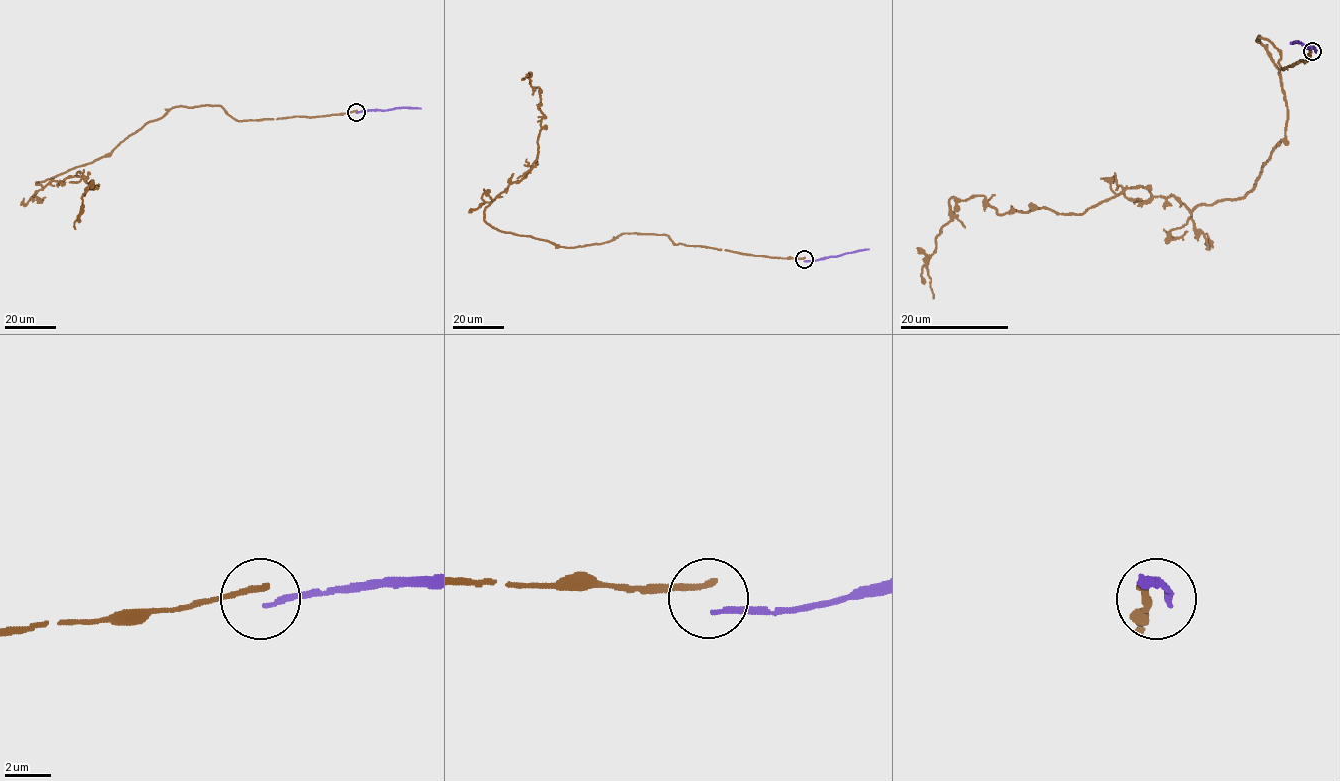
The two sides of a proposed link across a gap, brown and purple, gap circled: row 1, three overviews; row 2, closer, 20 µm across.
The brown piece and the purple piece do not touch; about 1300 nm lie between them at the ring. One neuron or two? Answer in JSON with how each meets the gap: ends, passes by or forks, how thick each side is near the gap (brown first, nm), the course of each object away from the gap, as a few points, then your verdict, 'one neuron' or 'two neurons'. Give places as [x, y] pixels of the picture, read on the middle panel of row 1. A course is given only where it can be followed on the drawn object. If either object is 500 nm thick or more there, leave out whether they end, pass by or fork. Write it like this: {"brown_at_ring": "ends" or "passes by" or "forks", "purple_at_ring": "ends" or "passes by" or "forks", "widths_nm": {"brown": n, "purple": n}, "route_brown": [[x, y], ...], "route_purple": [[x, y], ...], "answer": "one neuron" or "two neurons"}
{"brown_at_ring": "ends", "purple_at_ring": "ends", "widths_nm": {"brown": 320, "purple": 180}, "route_brown": [[803, 258], [635, 233], [559, 247], [492, 227], [484, 209], [537, 157], [540, 89], [523, 80]], "route_purple": [[804, 261], [869, 249]], "answer": "two neurons"}

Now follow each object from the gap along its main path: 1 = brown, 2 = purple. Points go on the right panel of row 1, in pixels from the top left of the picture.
1: (1310, 50), (1283, 69), (1256, 40), (1286, 135), (1245, 196), (952, 197), (933, 298)
2: (1315, 52), (1314, 48), (1290, 43)

